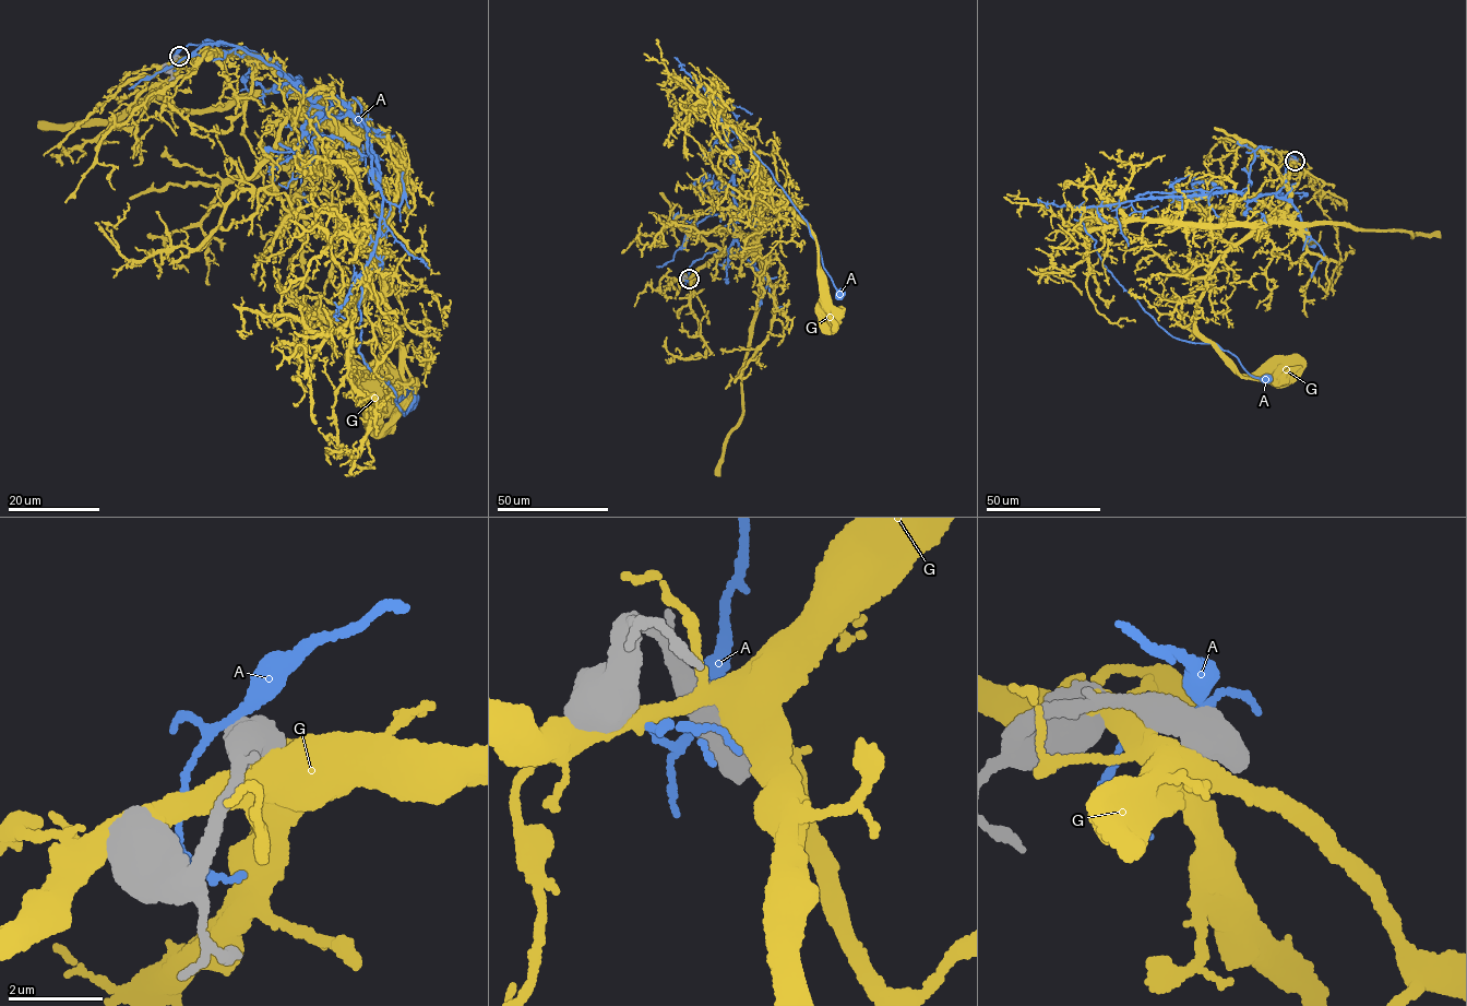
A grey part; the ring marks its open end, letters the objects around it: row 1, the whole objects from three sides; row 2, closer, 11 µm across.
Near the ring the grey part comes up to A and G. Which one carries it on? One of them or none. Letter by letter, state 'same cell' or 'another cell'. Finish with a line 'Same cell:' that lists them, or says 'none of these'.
A: another cell
G: another cell
Same cell: none of these

